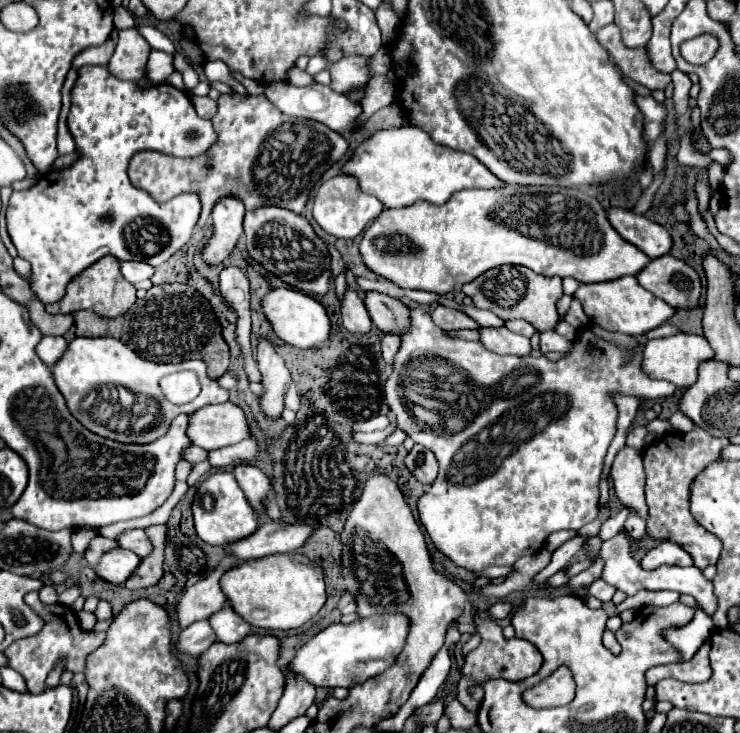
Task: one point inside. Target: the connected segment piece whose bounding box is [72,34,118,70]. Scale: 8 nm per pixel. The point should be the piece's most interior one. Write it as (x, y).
(99, 54)

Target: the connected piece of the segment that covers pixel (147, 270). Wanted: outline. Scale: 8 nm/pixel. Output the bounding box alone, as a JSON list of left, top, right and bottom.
[122,262,154,284]

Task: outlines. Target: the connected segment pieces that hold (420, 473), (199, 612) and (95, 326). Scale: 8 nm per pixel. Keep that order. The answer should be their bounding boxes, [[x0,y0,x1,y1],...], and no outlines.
[[404,444,438,486],[176,556,236,628],[74,284,230,378]]

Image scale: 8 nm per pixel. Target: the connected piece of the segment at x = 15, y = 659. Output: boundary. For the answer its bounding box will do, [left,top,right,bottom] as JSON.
[4,592,106,694]

